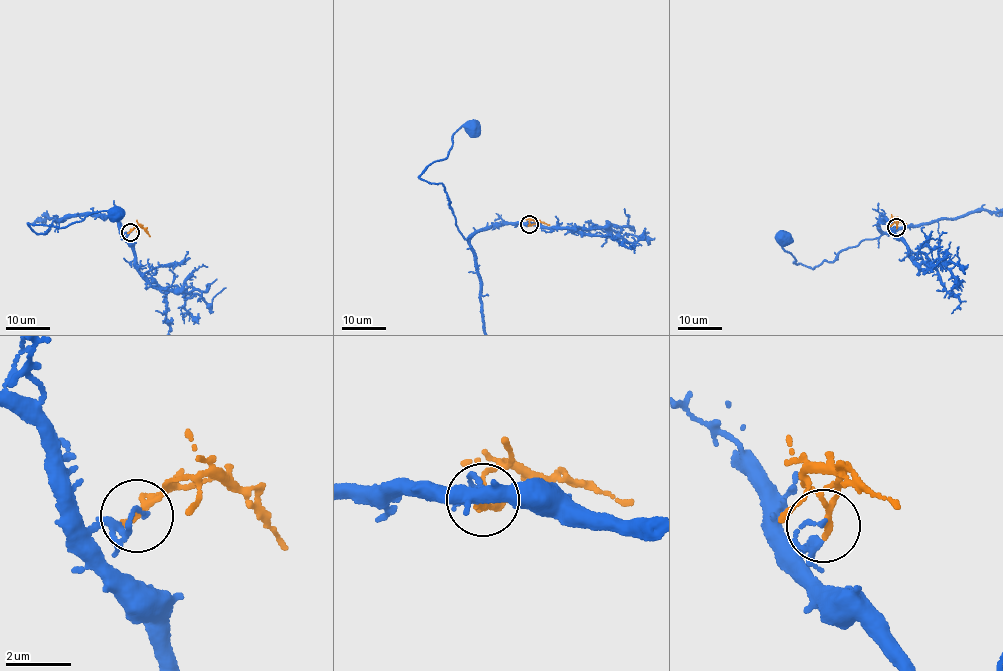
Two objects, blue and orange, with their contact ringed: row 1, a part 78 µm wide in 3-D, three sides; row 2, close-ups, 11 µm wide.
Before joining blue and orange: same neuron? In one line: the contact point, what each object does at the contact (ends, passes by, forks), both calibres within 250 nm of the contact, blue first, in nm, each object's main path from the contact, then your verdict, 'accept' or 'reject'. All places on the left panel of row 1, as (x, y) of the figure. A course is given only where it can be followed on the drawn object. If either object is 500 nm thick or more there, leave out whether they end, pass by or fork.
(130, 232) | blue ends | orange passes by | 120/160 nm | blue via (131, 231), (93, 214), (53, 220), (45, 234), (28, 223), (63, 228), (91, 213), (113, 213) | orange via (129, 231), (141, 227), (150, 236) | accept

